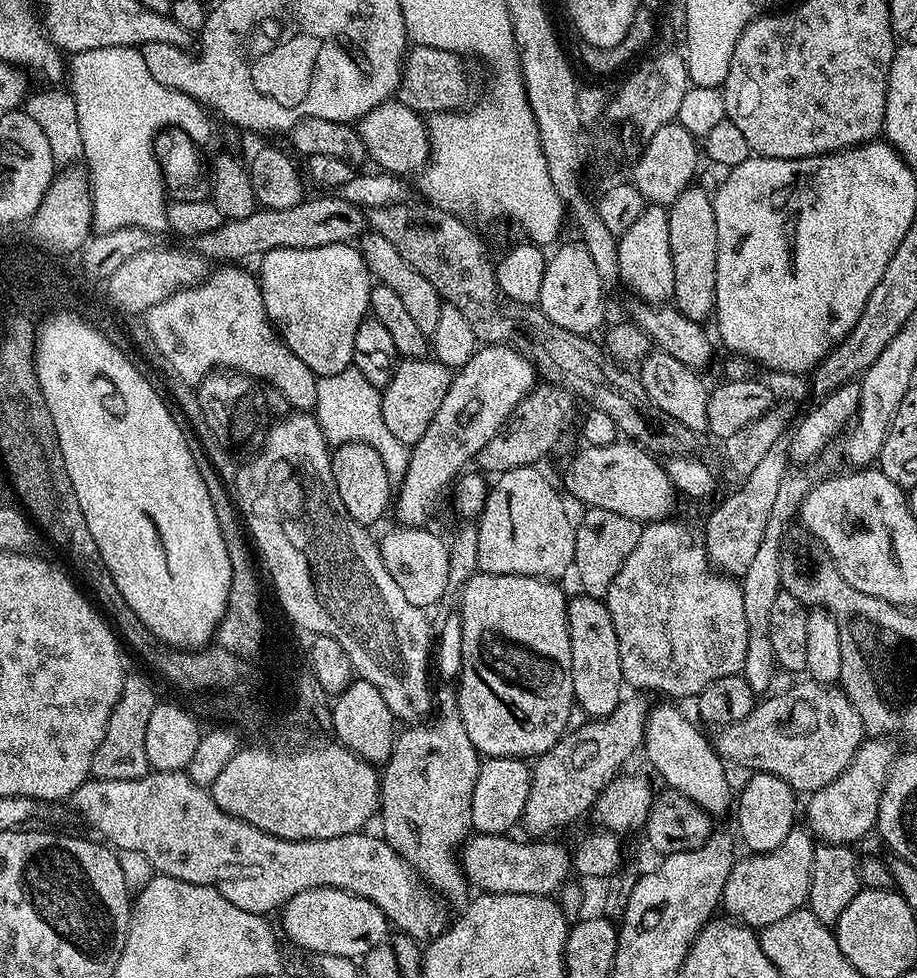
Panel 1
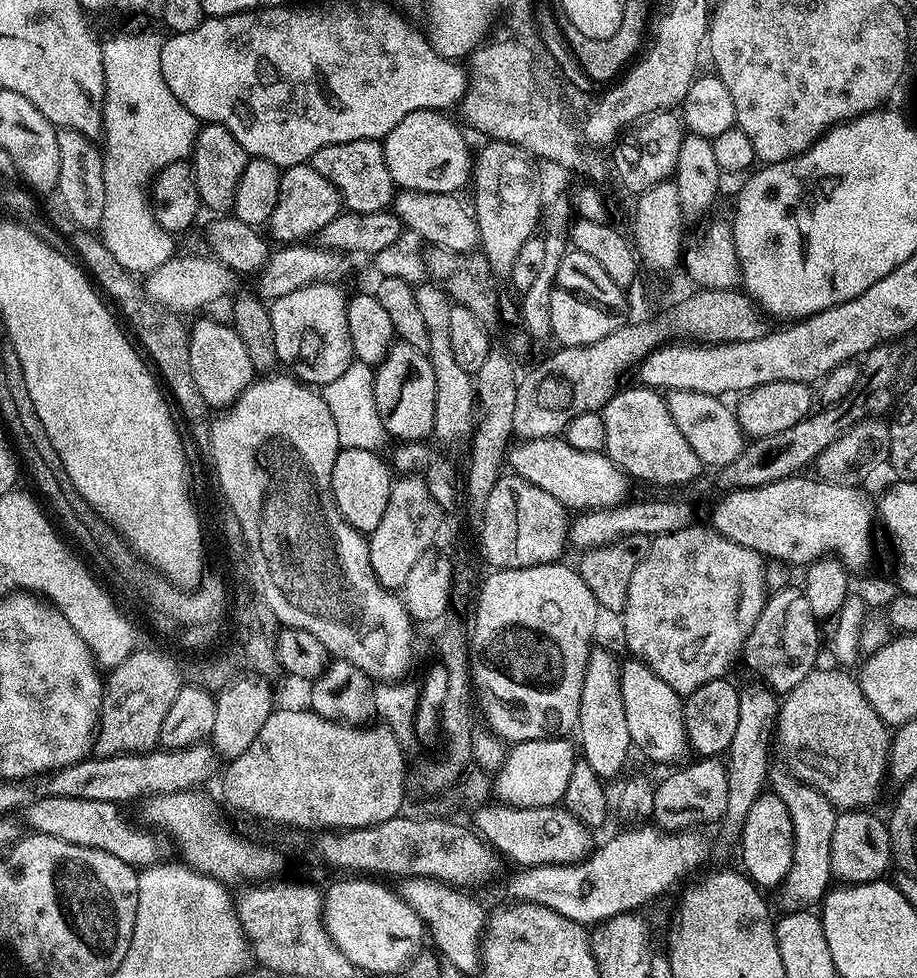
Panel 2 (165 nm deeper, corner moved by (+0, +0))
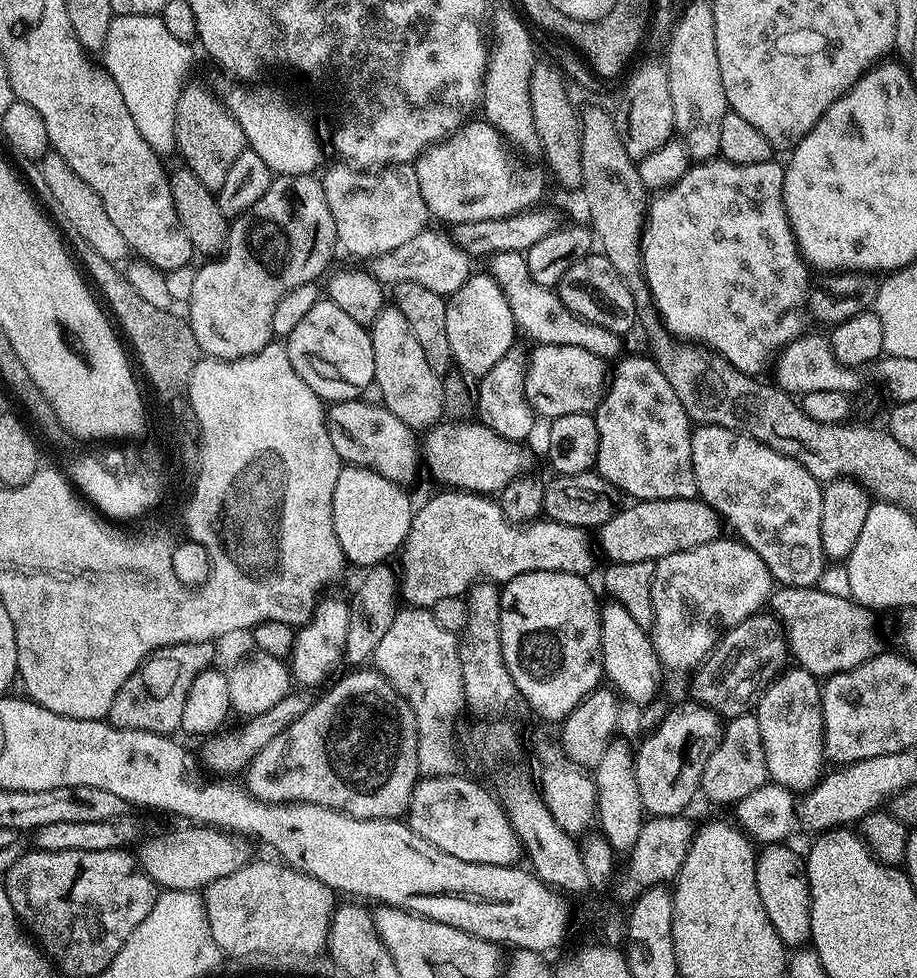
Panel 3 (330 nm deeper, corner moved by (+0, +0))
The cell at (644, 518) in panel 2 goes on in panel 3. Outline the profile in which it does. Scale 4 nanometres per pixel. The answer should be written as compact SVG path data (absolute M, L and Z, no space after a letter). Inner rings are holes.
M440 490L437 496L432 496L424 505L417 507L412 513L412 525L408 531L408 536L404 540L404 547L402 549L402 557L404 556L400 566L400 580L398 579L398 592L401 597L404 596L409 605L413 608L426 608L431 610L435 604L440 602L442 598L454 598L455 596L463 597L468 589L475 582L485 580L497 586L503 586L507 580L512 576L518 574L526 574L527 572L565 572L566 574L574 574L575 576L584 576L592 568L592 548L594 552L594 540L592 540L585 529L578 526L566 526L559 524L547 518L537 519L535 522L521 527L518 524L512 524L505 518L503 510L500 508L499 503L495 499L489 498L487 495L478 492L461 492L459 490Z

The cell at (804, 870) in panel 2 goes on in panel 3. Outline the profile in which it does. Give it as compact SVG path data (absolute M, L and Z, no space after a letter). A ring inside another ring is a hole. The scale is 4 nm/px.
M792 666L773 680L754 705L769 781L789 788L794 794L812 791L826 772L821 691L822 684L817 677L805 668Z

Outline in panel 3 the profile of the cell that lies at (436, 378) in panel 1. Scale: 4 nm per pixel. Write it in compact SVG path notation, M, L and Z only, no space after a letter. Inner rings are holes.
M395 306L384 307L378 318L374 318L370 331L374 346L375 382L382 390L380 403L390 410L390 414L394 414L394 418L402 418L402 422L413 430L436 427L445 419L444 381L434 374L434 370L430 370L430 362L426 362L426 354L418 338L414 338L414 330L410 322L406 322L402 310Z

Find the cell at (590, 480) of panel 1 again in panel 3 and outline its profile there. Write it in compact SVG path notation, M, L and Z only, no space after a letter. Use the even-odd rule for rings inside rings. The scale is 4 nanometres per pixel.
M441 422L434 428L427 429L422 440L422 454L428 469L432 470L432 476L441 480L441 485L461 492L478 492L481 494L498 494L506 486L510 486L512 480L519 480L529 471L532 464L532 456L527 452L525 445L518 440L507 440L502 434L496 433L481 422L474 424L448 424Z

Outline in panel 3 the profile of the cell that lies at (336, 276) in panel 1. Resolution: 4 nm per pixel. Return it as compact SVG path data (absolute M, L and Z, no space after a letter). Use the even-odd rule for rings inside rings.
M327 298L306 310L302 322L286 337L290 366L325 402L359 400L367 386L375 381L374 346L371 331L365 325L354 322L339 306Z

